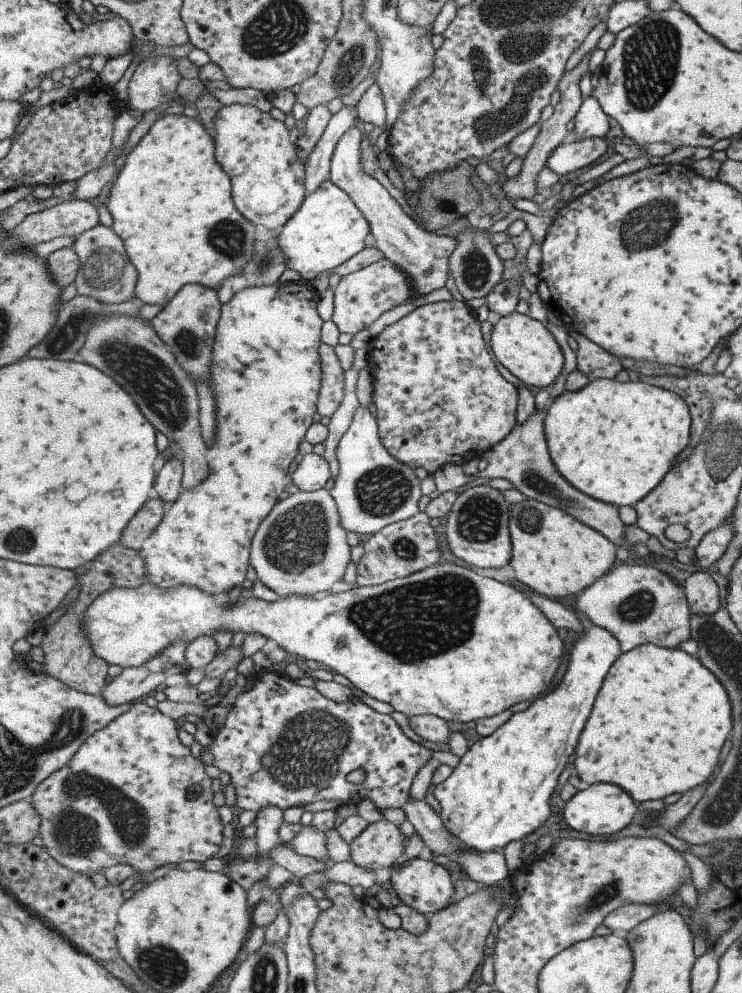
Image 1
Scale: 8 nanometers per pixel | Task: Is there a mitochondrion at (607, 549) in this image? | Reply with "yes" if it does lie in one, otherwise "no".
no

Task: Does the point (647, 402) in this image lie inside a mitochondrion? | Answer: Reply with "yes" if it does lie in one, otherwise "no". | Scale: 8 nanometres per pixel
no

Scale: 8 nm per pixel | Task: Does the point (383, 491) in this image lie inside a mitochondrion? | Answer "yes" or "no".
yes

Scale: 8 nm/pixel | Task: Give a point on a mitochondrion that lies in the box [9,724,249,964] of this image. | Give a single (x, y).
(74, 835)

